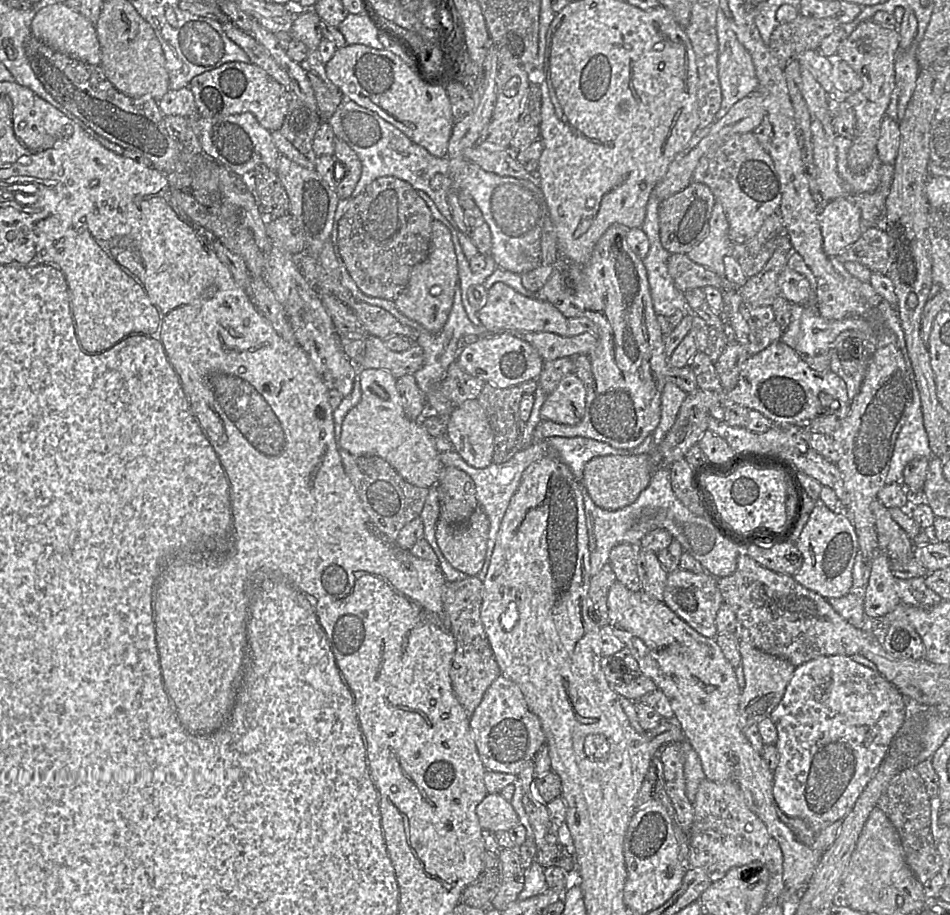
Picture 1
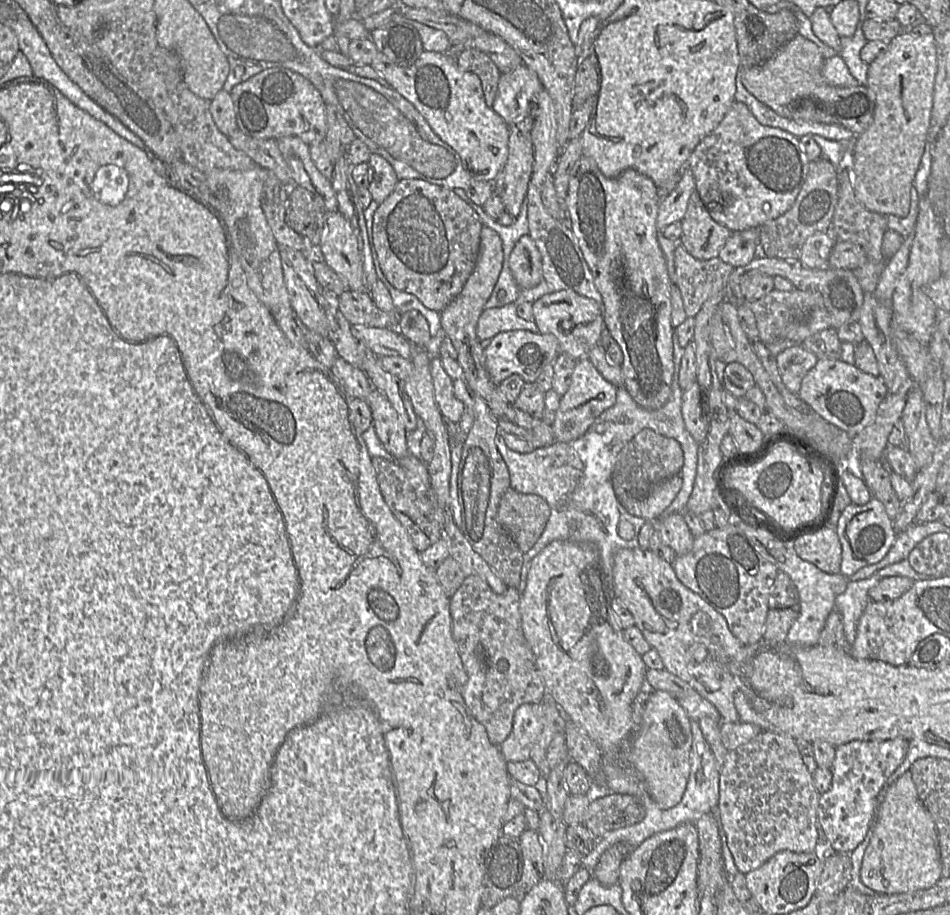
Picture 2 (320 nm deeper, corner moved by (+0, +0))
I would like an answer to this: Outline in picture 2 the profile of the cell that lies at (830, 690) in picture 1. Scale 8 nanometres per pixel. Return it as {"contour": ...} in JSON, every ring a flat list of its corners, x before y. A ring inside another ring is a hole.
{"contour":[[894,738,884,741,855,740,835,747,834,761,829,768,831,787,820,794,817,806,817,827,823,831,832,851,851,853,864,840,877,795,904,761,908,745,908,740]]}

